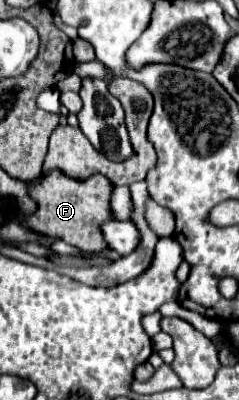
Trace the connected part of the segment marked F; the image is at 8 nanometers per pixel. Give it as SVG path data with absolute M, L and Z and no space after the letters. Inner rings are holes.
M48 174L38 186L32 188L32 198L36 198L38 210L26 220L26 224L30 230L56 236L72 246L82 248L86 254L100 254L106 250L102 224L114 218L110 208L112 192L114 186L106 176L96 174L84 182L72 182L72 178L64 178L64 174Z

